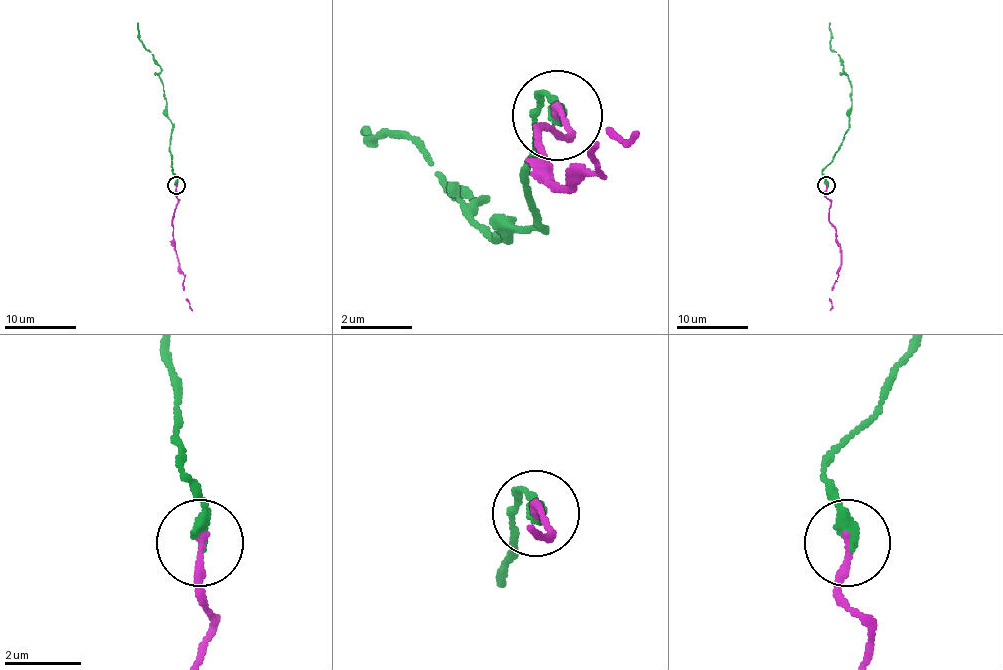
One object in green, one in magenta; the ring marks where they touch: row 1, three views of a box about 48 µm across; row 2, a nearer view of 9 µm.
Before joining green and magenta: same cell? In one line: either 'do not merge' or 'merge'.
merge

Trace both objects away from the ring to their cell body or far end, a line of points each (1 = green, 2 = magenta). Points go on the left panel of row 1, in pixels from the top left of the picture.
1: (176, 185), (169, 149), (173, 127), (165, 108), (164, 84), (158, 75), (160, 64), (142, 43), (137, 23)
2: (176, 185), (173, 223), (174, 252), (178, 270), (183, 275), (185, 300), (192, 311)

